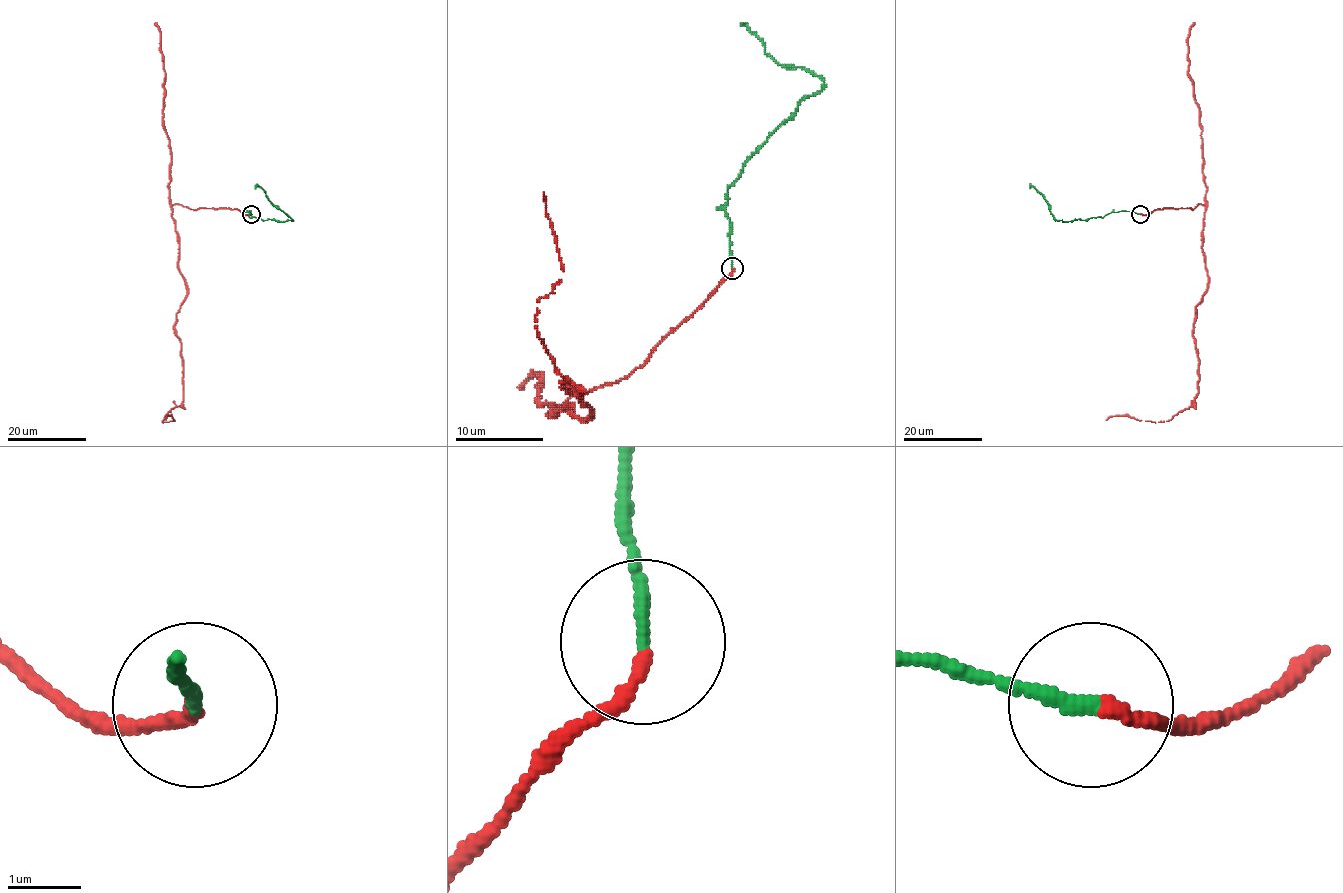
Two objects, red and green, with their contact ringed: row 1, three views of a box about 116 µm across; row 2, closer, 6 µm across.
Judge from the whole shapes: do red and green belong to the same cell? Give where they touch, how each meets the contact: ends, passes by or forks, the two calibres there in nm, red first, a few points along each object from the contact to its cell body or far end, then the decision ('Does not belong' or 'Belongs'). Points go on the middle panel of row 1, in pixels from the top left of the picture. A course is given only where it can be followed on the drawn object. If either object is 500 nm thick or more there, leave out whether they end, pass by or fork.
Place: (732, 268). At the ring red ends. At the ring green ends. Thickness 190 nm (red) against 180 nm. Course of red: (732, 269), (642, 365), (556, 411), (589, 413), (535, 328), (537, 301), (563, 271), (543, 192). Course of green: (732, 269), (727, 187), (738, 176), (743, 163), (824, 82), (802, 67), (782, 67), (741, 23). Belongs

